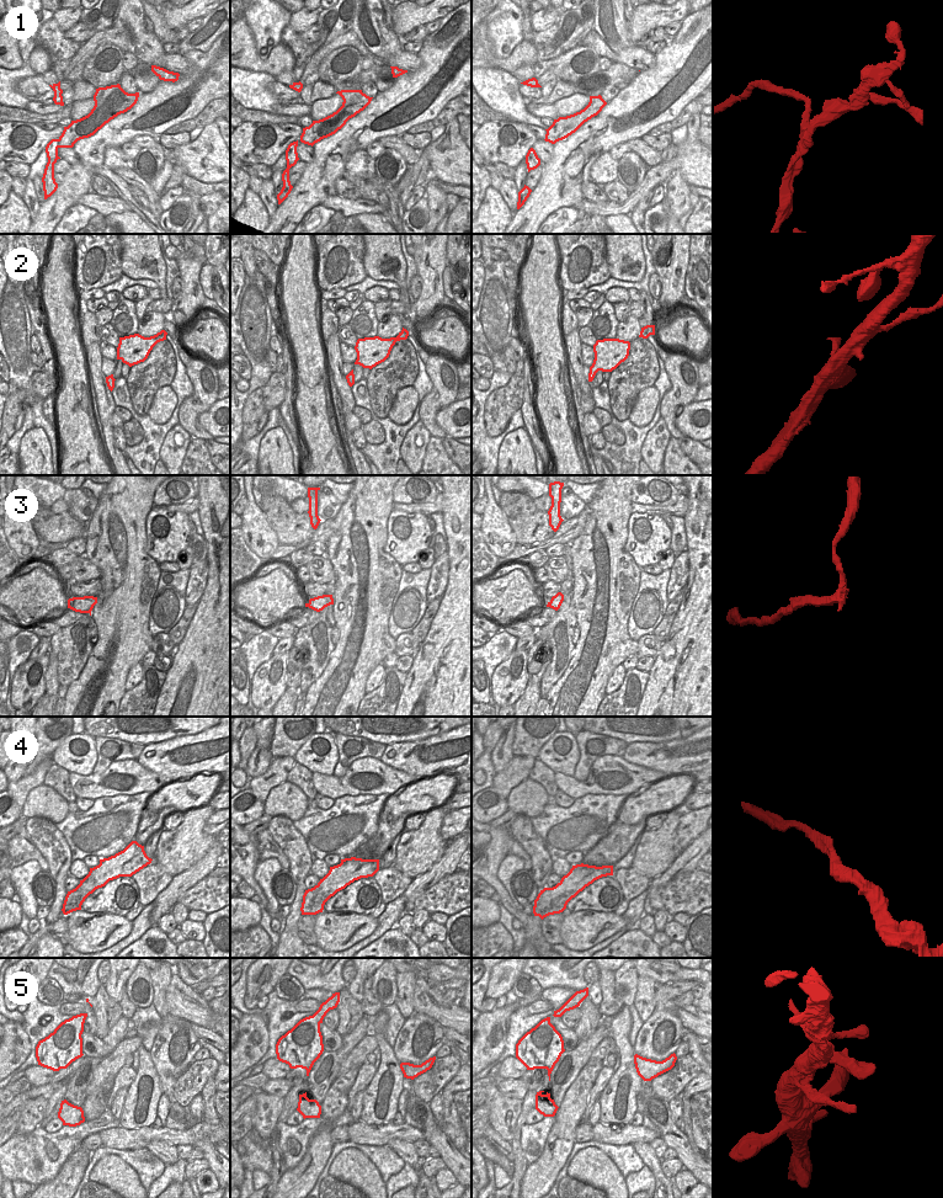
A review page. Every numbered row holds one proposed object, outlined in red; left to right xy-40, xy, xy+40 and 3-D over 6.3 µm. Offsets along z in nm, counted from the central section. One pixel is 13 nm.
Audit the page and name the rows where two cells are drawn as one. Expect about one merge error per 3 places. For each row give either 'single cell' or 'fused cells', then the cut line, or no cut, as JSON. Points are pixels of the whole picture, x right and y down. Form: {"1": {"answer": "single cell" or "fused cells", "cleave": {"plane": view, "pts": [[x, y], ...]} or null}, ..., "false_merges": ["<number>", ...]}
{"1": {"answer": "fused cells", "cleave": {"plane": "xy+40", "pts": [[538, 84], [531, 86]]}}, "2": {"answer": "single cell", "cleave": null}, "3": {"answer": "fused cells", "cleave": {"plane": "xy+40", "pts": [[553, 596], [553, 602], [549, 606]]}}, "4": {"answer": "single cell", "cleave": null}, "5": {"answer": "single cell", "cleave": null}, "false_merges": ["1", "3"]}

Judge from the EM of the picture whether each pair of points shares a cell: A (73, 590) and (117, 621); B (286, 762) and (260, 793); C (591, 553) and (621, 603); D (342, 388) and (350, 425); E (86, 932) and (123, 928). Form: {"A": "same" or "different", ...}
{"A": "different", "B": "same", "C": "same", "D": "different", "E": "same"}

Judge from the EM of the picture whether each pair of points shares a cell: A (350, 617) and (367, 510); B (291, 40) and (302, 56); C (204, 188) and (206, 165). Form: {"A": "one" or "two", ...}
{"A": "one", "B": "one", "C": "two"}

